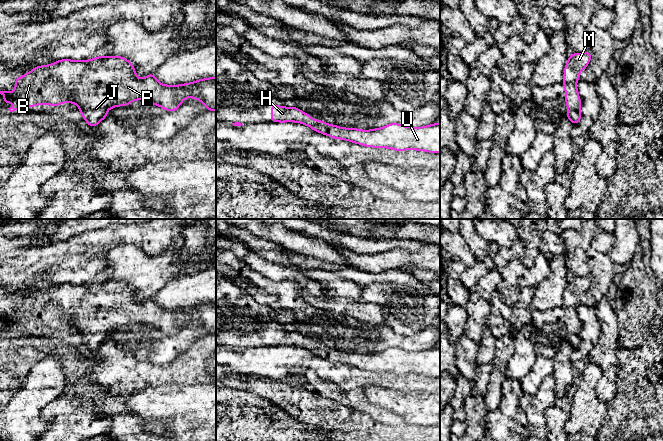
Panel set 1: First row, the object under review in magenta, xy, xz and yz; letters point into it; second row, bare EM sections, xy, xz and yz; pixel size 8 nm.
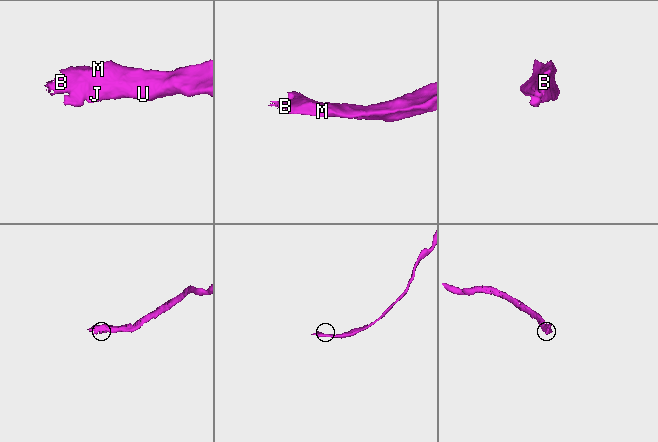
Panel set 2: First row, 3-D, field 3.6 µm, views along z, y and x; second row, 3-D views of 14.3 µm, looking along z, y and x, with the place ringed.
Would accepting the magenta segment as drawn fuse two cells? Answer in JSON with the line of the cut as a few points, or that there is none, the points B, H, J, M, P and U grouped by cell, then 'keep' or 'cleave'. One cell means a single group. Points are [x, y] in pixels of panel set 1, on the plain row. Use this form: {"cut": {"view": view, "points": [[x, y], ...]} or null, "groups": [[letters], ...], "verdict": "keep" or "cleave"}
{"cut": null, "groups": [["B", "H", "J", "M", "P", "U"]], "verdict": "keep"}

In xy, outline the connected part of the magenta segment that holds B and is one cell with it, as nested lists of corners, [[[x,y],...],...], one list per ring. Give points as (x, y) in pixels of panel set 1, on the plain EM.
[[[98,280],[87,285],[63,283],[57,284],[53,288],[37,290],[31,296],[25,297],[22,301],[15,302],[15,314],[13,316],[0,315],[0,318],[4,320],[5,329],[10,325],[15,326],[14,331],[8,332],[10,336],[24,331],[34,331],[35,329],[59,330],[65,326],[75,327],[79,331],[83,343],[91,351],[96,351],[108,340],[108,333],[117,330],[127,330],[134,324],[144,324],[160,330],[166,335],[176,335],[186,321],[191,321],[192,323],[198,323],[207,332],[208,336],[216,335],[216,302],[209,301],[180,309],[164,309],[154,301],[154,296],[140,303],[136,299],[132,287],[121,280]]]

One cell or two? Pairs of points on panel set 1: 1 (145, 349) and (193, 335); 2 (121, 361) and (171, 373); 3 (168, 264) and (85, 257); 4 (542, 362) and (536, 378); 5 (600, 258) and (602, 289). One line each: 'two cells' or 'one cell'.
1: one cell
2: one cell
3: two cells
4: one cell
5: one cell

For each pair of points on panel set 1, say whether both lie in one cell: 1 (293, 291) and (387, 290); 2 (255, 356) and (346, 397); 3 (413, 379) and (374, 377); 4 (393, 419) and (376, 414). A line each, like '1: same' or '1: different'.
1: different
2: different
3: same
4: same

